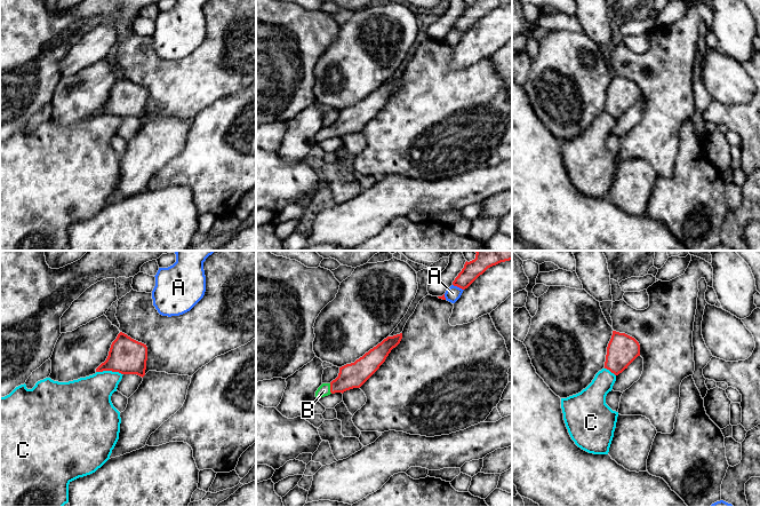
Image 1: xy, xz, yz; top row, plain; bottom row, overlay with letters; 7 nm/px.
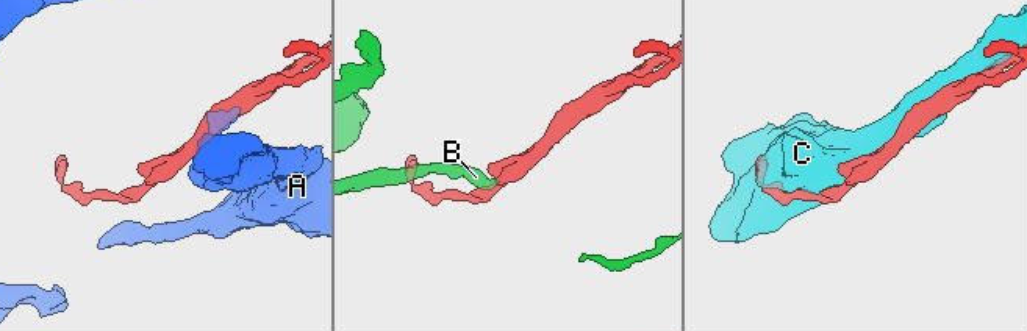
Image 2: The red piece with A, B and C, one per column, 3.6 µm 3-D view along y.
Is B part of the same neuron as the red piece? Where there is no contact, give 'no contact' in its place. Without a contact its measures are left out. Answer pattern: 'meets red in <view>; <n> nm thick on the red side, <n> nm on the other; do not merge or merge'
meets red in xz; 180 nm thick on the red side, 80 nm on the other; merge

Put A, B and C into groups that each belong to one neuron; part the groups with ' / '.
A / B / C

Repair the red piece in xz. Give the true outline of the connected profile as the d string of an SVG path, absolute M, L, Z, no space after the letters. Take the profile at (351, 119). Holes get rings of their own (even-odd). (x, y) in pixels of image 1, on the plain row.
M402 77L387 80L354 106L339 111L338 120L330 127L322 127L315 135L317 143L335 136L360 132L385 105L393 92L402 82Z

